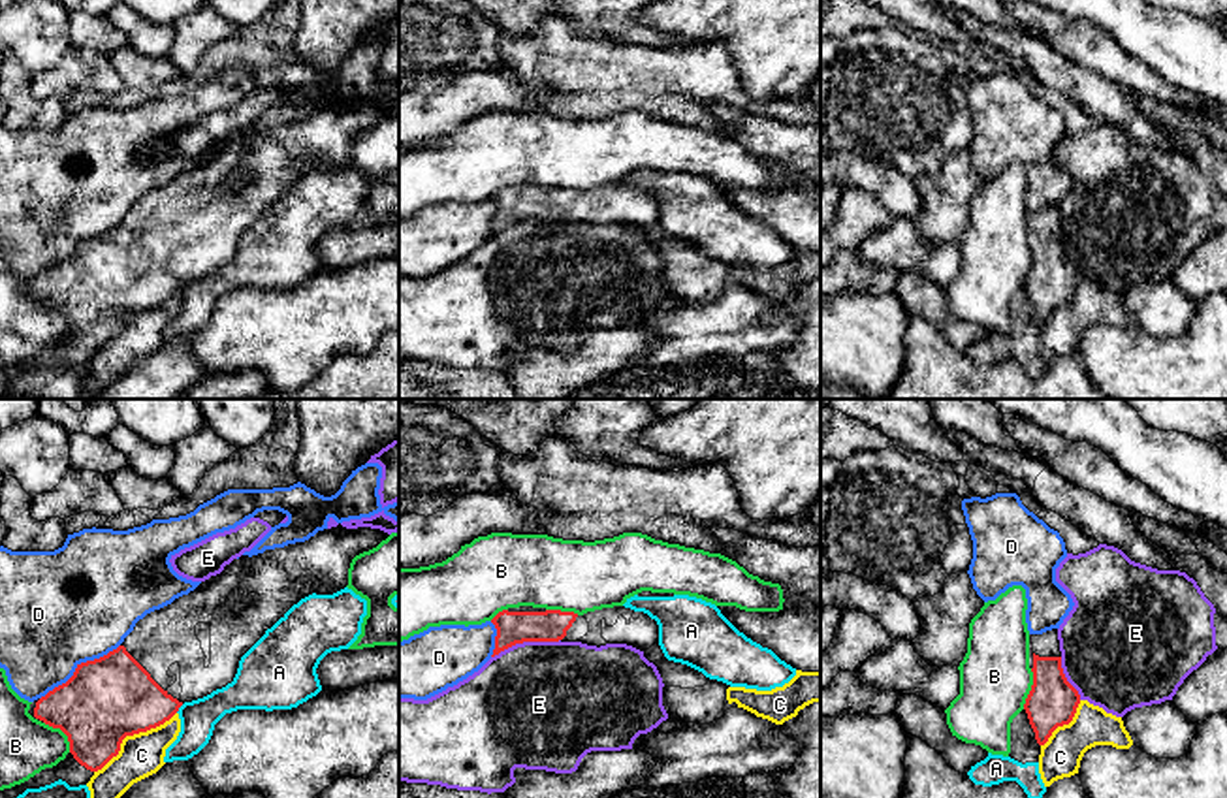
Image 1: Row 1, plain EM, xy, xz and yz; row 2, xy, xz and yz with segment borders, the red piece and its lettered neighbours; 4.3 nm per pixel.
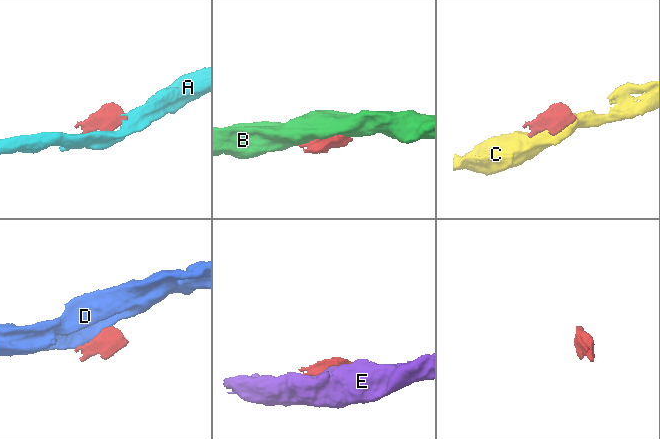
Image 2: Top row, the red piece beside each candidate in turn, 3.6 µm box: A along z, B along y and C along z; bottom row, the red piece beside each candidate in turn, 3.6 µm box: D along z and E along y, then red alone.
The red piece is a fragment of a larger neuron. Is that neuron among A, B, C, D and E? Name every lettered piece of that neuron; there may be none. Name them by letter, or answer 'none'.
none

